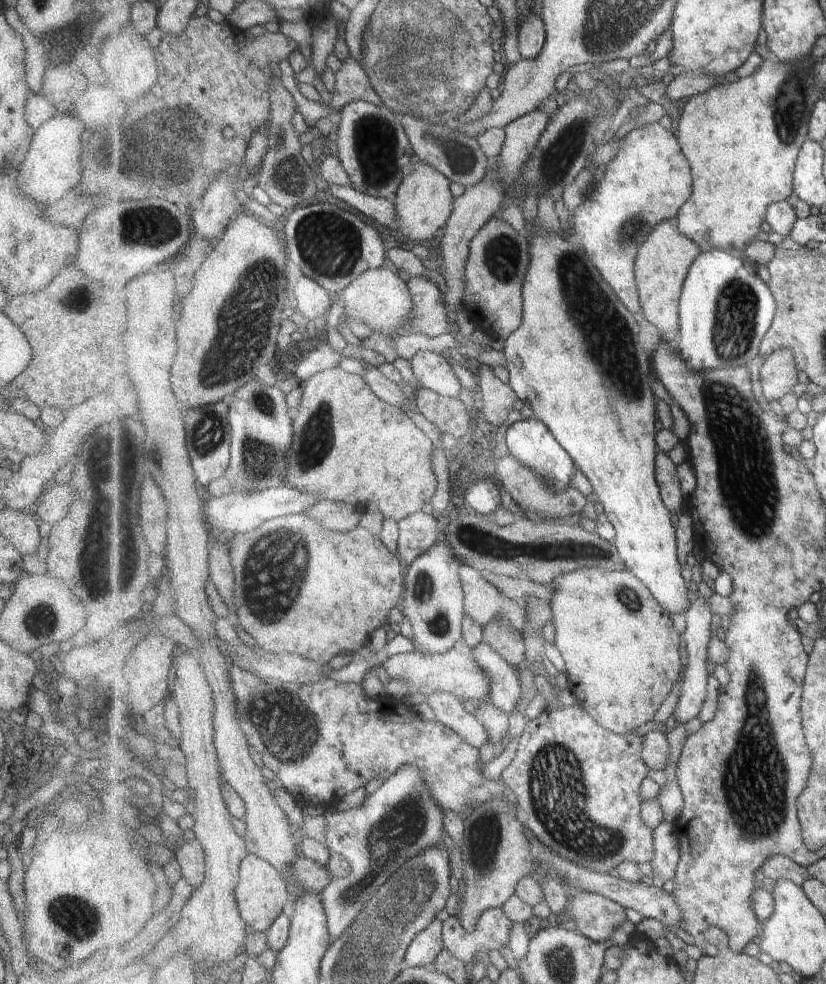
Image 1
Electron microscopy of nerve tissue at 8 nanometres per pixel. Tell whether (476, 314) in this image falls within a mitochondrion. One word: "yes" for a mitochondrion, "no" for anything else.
no

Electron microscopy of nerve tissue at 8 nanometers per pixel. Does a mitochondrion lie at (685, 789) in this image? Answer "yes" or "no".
no

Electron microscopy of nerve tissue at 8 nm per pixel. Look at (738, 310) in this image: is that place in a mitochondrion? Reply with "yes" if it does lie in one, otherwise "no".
yes

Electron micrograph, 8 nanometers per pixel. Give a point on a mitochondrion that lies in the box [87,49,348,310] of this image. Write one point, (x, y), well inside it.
(165, 144)

